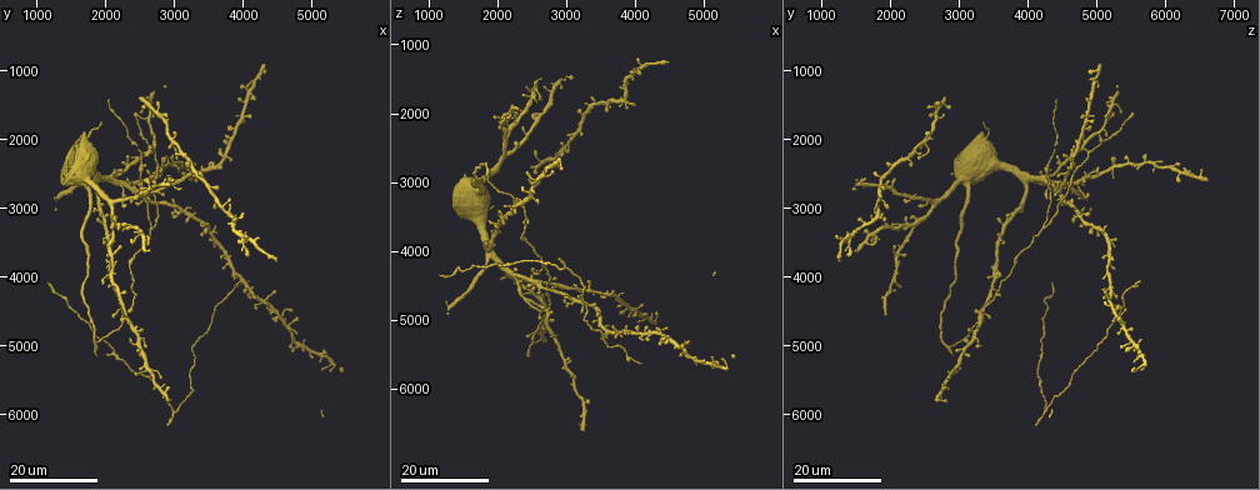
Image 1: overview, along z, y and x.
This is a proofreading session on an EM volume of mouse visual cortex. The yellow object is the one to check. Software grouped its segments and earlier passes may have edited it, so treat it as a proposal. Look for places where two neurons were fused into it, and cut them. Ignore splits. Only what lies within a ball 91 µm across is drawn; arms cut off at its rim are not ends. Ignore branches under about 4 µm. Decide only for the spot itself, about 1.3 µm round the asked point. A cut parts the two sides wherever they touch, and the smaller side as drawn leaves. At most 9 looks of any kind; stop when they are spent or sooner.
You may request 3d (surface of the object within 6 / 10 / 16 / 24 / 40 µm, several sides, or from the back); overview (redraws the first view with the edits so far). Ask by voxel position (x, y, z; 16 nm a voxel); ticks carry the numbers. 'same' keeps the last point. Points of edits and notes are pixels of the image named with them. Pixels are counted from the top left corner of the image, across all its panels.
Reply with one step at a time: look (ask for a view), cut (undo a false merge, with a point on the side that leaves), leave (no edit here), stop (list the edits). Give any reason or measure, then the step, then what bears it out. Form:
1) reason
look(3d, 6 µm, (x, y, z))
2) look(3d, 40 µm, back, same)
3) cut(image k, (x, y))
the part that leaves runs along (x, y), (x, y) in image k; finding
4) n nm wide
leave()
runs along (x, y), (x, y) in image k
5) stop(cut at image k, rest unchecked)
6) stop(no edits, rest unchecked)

three-way junction
look(3d, 16 µm, (2100, 5100, 4200))

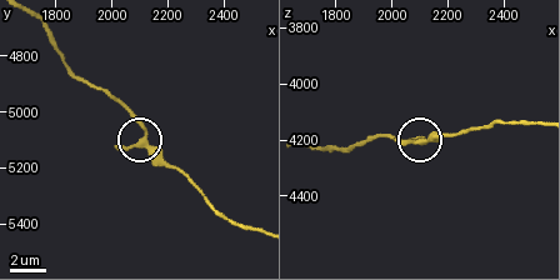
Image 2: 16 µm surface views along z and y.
look(3d, 6 µm, (2110, 5090, 4200))

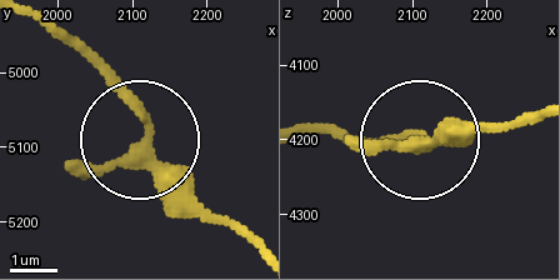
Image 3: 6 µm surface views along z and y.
leave()
runs along (253, 249), (66, 38) in image 3; continuous, no second neuron

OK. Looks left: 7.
thin arm on a thick one
look(3d, 24 µm, (2400, 2600, 4750))

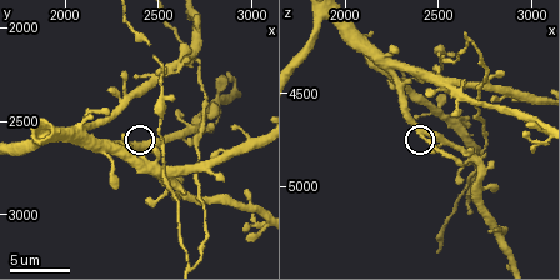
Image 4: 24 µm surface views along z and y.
look(3d, 10 µm, (2420, 2640, 4700))

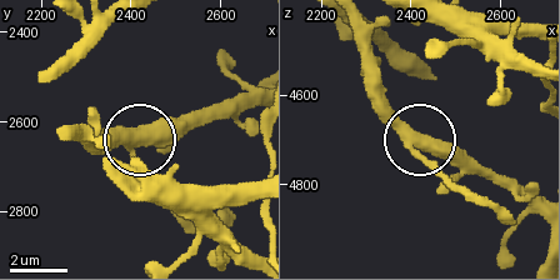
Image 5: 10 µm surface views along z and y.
430 nm wide
cut(image 5, (429, 161))
the part that leaves runs along (409, 148), (493, 205), (504, 221) in image 5; a second neuron is stuck on

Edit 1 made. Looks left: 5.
arms part here
look(3d, 24 µm, (4000, 4050, 5150))

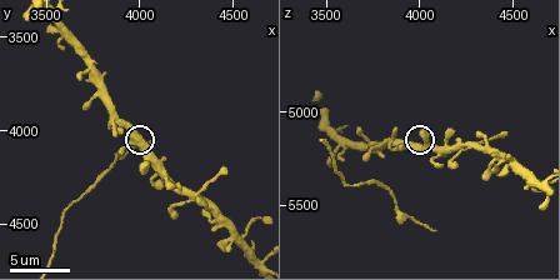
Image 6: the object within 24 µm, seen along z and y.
look(3d, 10 µm, (3960, 4060, 5220))

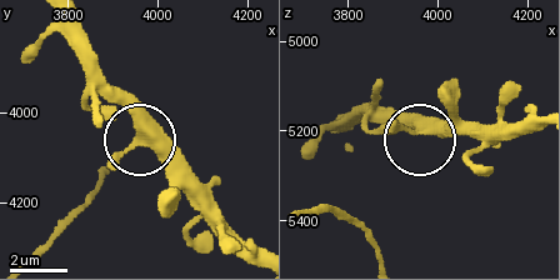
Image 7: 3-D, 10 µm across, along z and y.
side arm 61 µm
leave()
runs along (60, 21), (81, 64), (124, 108), (139, 136), (208, 205) in image 7; all the same neuron

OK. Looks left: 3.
a fork
look(3d, 24 µm, (2650, 3300, 4200))

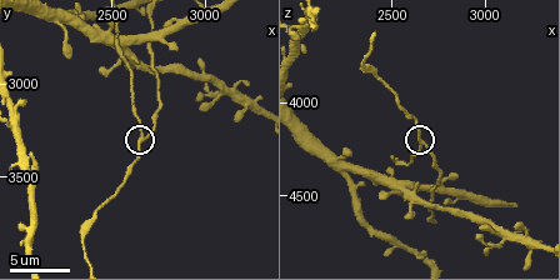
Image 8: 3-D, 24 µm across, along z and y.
look(3d, 10 µm, (2680, 3300, 4220))

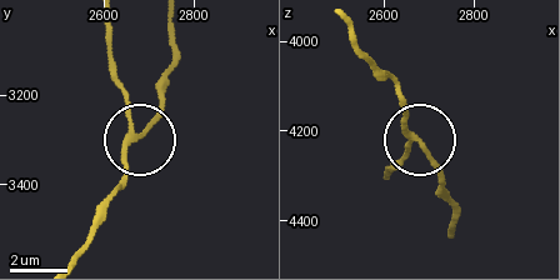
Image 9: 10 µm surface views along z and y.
leave()
runs along (345, 23), (354, 45), (395, 88), (416, 135), (390, 166) in image 9; all the same neuron

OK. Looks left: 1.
stop(cut at image 5, rest unchecked)

